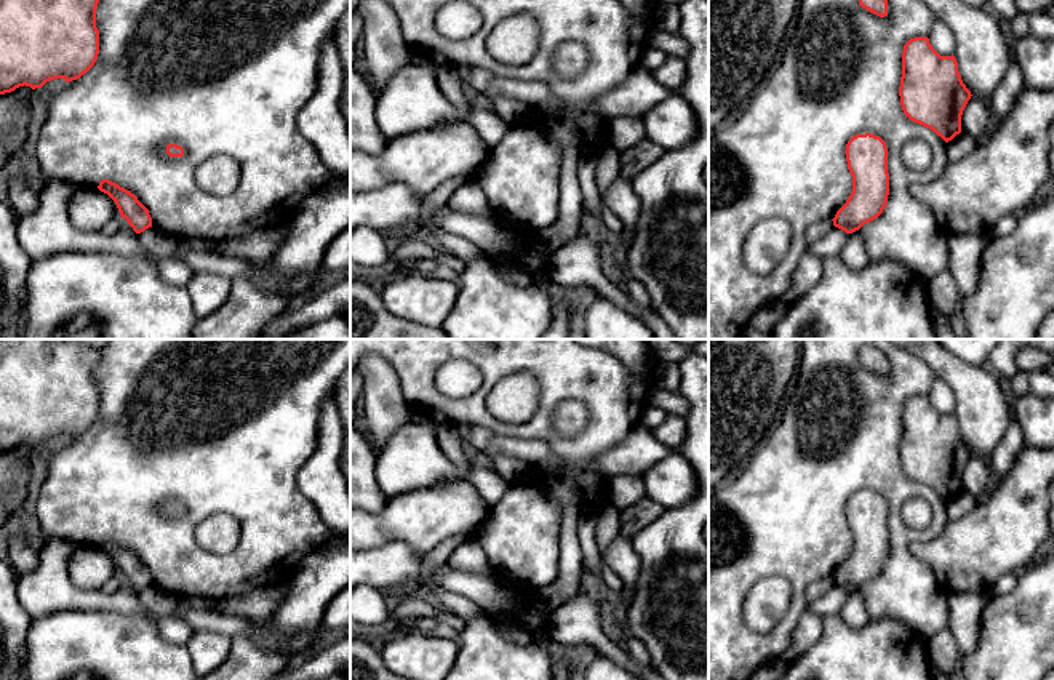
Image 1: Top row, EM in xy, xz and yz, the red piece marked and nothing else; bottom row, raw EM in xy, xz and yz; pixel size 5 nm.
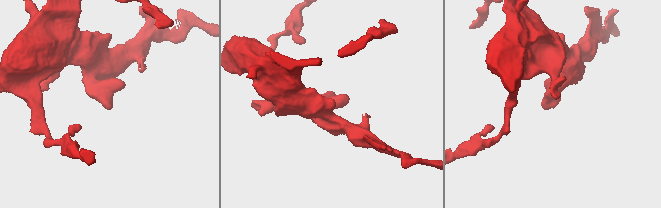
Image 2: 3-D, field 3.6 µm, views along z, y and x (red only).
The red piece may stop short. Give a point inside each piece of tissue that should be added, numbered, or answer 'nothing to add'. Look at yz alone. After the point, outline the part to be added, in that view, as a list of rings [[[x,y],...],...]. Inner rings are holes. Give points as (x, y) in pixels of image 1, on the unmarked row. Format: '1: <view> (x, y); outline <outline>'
nothing to add

